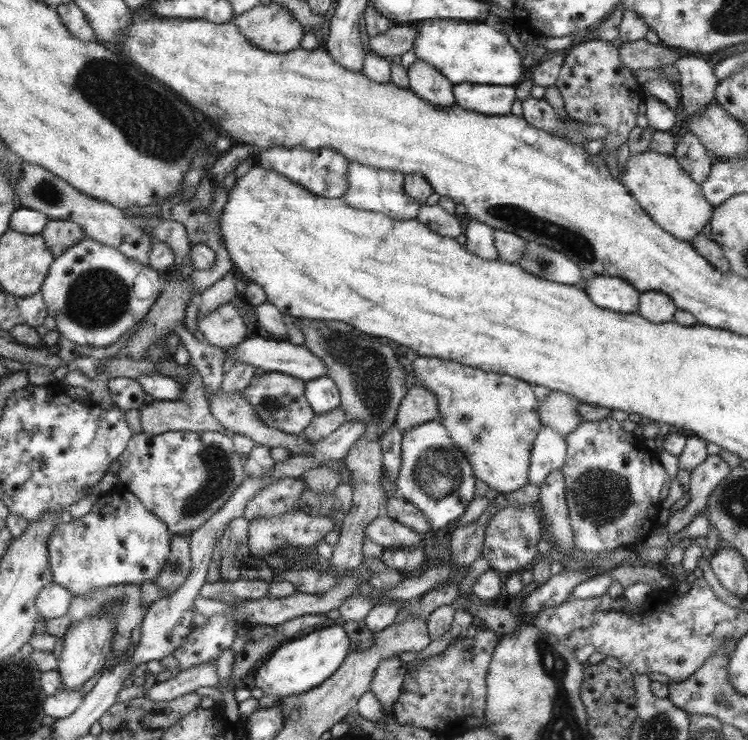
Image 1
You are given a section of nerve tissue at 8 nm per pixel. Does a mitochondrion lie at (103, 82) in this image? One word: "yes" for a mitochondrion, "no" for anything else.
yes

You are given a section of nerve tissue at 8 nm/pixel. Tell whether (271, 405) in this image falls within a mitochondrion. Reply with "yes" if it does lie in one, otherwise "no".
yes

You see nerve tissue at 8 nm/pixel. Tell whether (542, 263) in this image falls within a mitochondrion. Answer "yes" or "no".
yes

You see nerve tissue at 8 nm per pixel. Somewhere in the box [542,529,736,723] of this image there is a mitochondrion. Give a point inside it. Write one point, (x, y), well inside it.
(721, 698)

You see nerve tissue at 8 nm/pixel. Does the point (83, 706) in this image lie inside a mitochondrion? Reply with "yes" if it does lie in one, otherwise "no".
no

